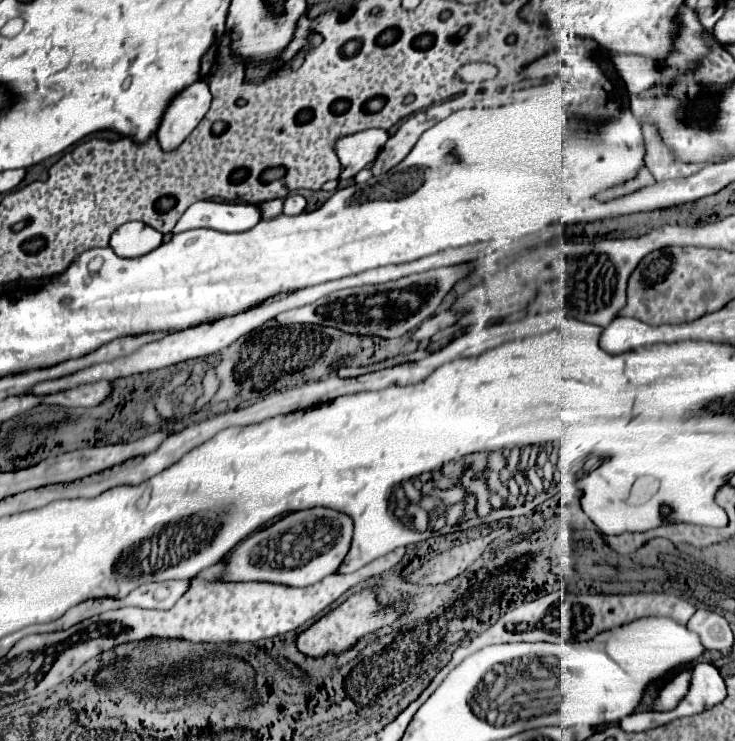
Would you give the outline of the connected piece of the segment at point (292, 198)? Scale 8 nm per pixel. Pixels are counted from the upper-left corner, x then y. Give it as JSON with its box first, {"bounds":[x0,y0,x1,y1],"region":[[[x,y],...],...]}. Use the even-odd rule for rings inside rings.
{"bounds":[283,195,305,215],"region":[[[289,195],[283,203],[283,213],[287,215],[299,215],[305,211],[305,199],[301,195]]]}

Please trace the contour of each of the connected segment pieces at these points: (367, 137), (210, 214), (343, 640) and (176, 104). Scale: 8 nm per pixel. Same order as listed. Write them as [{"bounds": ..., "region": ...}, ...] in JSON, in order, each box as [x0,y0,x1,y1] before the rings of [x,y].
[{"bounds":[335,129,389,179],"region":[[[369,129],[353,133],[351,137],[339,137],[335,151],[343,165],[341,179],[355,177],[367,163],[371,163],[377,157],[387,139],[389,133],[383,129]]]},{"bounds":[172,201,261,234],"region":[[[197,201],[182,215],[172,230],[178,234],[190,229],[207,228],[215,231],[247,231],[261,221],[261,209],[247,203],[219,203],[219,201]]]},{"bounds":[297,589,401,657],"region":[[[363,589],[361,593],[349,597],[343,605],[339,605],[337,609],[333,609],[331,613],[327,613],[325,617],[321,617],[317,623],[313,623],[307,631],[303,631],[297,639],[297,647],[303,655],[309,657],[319,657],[323,653],[341,653],[345,649],[349,649],[351,645],[355,645],[355,641],[379,627],[389,625],[391,621],[395,621],[401,615],[401,611],[393,611],[393,609],[381,609],[375,603],[375,595],[371,589]]]},{"bounds":[157,79,211,149],"region":[[[201,79],[177,93],[169,101],[161,117],[161,125],[157,129],[157,139],[161,147],[177,149],[185,141],[185,137],[197,127],[197,123],[205,117],[211,101],[209,85]]]}]

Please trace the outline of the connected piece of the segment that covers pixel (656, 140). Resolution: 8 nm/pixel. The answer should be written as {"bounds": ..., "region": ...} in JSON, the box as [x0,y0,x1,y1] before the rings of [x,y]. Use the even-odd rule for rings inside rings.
{"bounds":[642,124,705,181],"region":[[[644,124],[642,131],[645,149],[647,149],[645,163],[647,163],[647,169],[651,171],[651,175],[655,177],[655,181],[689,177],[689,175],[697,173],[701,167],[705,167],[701,163],[677,161],[677,157],[673,157],[673,153],[669,153],[669,147],[661,141],[661,135],[653,125]]]}

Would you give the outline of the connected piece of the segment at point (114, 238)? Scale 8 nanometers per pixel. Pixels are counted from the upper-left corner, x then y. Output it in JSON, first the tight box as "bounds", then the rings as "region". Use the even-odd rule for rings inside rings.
{"bounds":[111,223,163,257],"region":[[[125,223],[111,235],[111,249],[119,257],[141,257],[157,249],[163,235],[145,223]]]}

